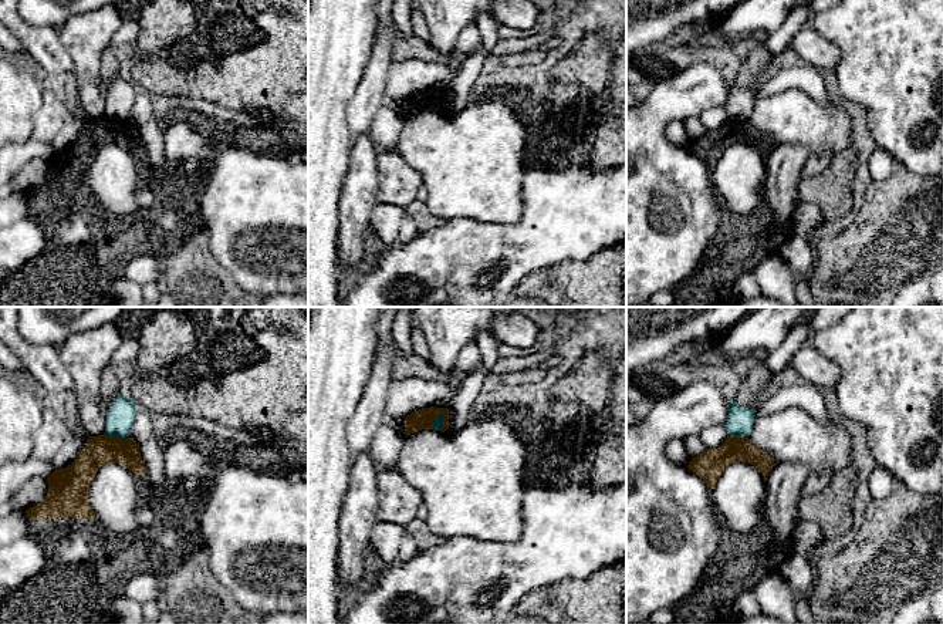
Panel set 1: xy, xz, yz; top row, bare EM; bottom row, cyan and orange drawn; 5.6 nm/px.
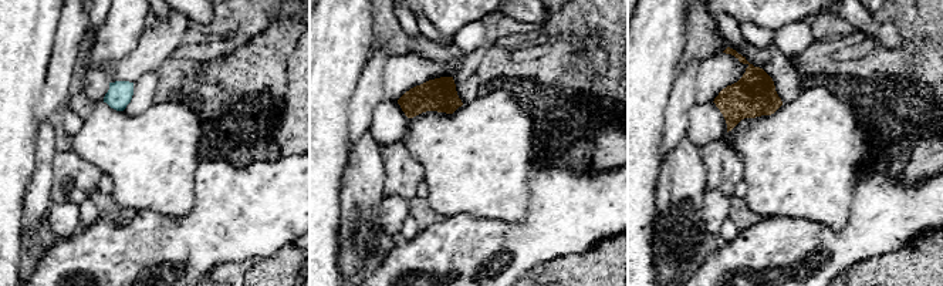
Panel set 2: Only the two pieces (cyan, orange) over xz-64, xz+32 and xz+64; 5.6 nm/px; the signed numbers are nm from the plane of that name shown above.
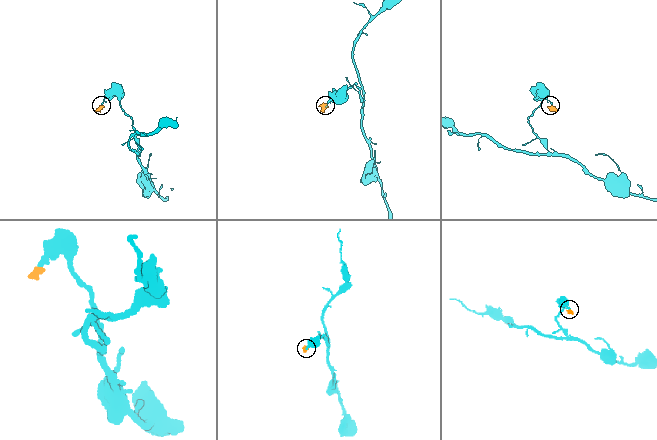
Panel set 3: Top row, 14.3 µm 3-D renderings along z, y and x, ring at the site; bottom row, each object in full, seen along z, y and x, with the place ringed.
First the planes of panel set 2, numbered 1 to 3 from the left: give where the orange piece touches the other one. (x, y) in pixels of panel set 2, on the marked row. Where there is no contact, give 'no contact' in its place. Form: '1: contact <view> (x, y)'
1: no contact
2: no contact
3: no contact

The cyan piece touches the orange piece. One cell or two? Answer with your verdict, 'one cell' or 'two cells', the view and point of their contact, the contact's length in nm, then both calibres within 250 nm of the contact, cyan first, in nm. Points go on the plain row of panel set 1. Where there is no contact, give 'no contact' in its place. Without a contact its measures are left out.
two cells; contact xz (436, 100); length 120 nm; calibres 60 and 110 nm

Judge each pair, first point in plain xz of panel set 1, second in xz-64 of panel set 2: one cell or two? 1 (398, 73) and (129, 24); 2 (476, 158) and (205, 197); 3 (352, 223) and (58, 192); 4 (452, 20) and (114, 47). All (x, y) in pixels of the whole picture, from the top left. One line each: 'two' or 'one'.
1: two
2: two
3: two
4: one

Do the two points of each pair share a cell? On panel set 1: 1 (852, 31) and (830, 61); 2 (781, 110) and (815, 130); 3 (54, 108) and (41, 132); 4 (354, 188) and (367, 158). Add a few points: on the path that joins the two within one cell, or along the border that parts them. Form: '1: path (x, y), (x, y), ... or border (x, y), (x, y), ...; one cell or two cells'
1: border (814, 27), (841, 50), (841, 61), (835, 70); two cells
2: path (790, 117), (807, 121); one cell
3: path (53, 114), (46, 127); one cell
4: path (361, 181), (362, 165); one cell

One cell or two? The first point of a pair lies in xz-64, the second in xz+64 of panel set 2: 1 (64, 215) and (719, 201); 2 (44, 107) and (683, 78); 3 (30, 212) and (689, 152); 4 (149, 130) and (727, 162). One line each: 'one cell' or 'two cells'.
1: one cell
2: one cell
3: one cell
4: two cells

